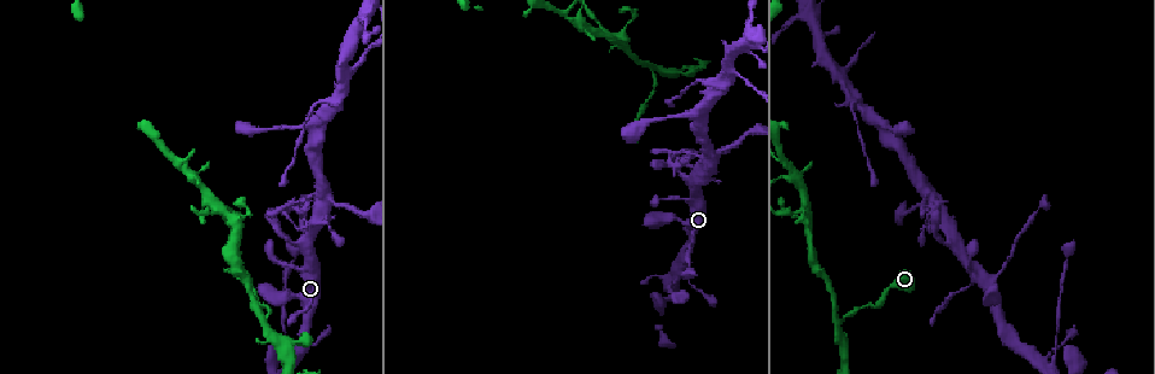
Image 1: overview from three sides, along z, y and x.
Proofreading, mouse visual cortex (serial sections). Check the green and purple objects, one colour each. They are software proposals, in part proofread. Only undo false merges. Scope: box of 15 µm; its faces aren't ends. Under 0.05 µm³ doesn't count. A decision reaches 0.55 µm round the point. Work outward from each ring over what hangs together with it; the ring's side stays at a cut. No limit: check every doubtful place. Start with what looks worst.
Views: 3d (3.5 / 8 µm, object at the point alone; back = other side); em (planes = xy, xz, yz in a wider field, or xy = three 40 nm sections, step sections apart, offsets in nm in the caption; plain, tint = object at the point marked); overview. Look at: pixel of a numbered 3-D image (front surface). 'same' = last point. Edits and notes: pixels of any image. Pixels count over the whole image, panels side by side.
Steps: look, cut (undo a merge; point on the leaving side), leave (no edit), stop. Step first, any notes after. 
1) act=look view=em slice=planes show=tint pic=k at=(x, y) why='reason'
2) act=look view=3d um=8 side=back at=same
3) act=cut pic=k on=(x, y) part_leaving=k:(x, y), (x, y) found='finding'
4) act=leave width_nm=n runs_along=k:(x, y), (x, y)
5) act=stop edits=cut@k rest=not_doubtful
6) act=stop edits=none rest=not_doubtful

act=look view=3d um=3.5 pic=1 at=(314, 286) why='sudden change in width'

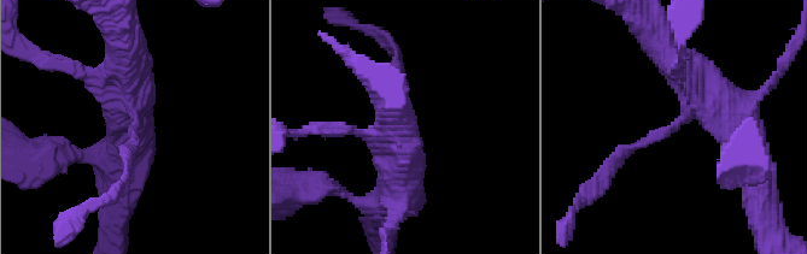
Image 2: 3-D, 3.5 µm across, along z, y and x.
act=look view=em slice=xy step=2 show=tint pic=2 at=(665, 129) arm_widths_nm=150,500 why='shape alone is not enough'

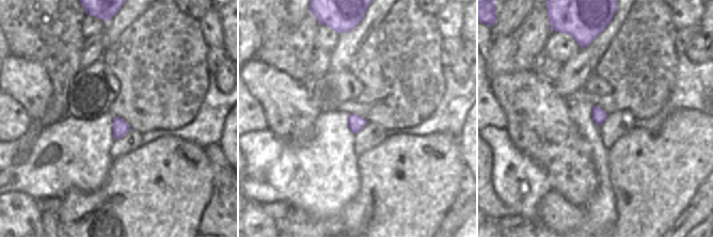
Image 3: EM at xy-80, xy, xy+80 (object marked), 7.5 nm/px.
act=leave runs_along=2:(402, 178), (405, 101), (398, 59) found='continuous, no second cell'

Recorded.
act=look view=3d um=3.5 pic=1 at=(266, 320) why='side arm on a straight run'

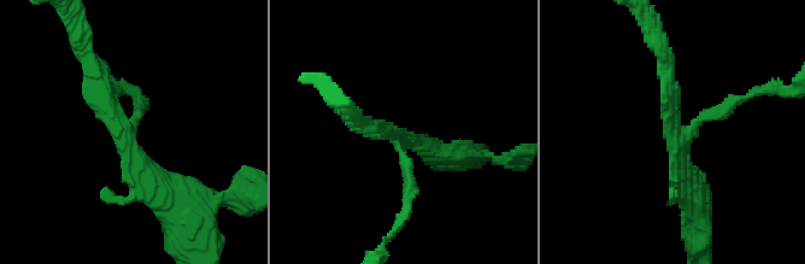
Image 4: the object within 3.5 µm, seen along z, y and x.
act=look view=em slice=xy step=5 show=tint pic=4 at=(681, 135) arms=3 arm_widths_nm=150,250,300 why='need the tissue'

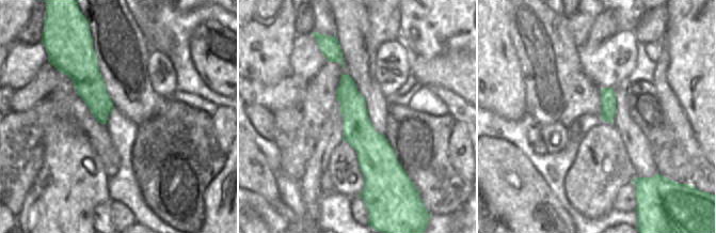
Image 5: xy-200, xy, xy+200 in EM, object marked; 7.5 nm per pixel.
act=leave found='continuous, no second cell'

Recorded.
act=look view=3d um=3.5 pic=1 at=(858, 102) why='branch point'

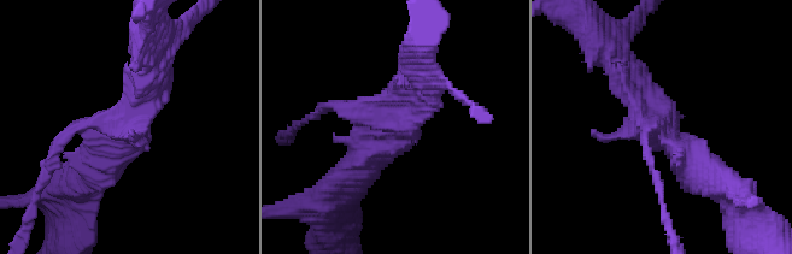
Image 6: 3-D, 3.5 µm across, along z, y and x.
act=look view=em slice=xy step=5 show=tint pic=6 at=(400, 121) why='shape alone is not enough'

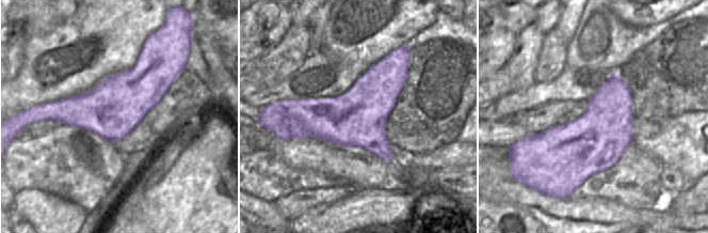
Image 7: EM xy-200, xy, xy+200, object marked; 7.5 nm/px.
act=leave found='one cell here'

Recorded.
act=stop edits=none rest=not_doubtful

